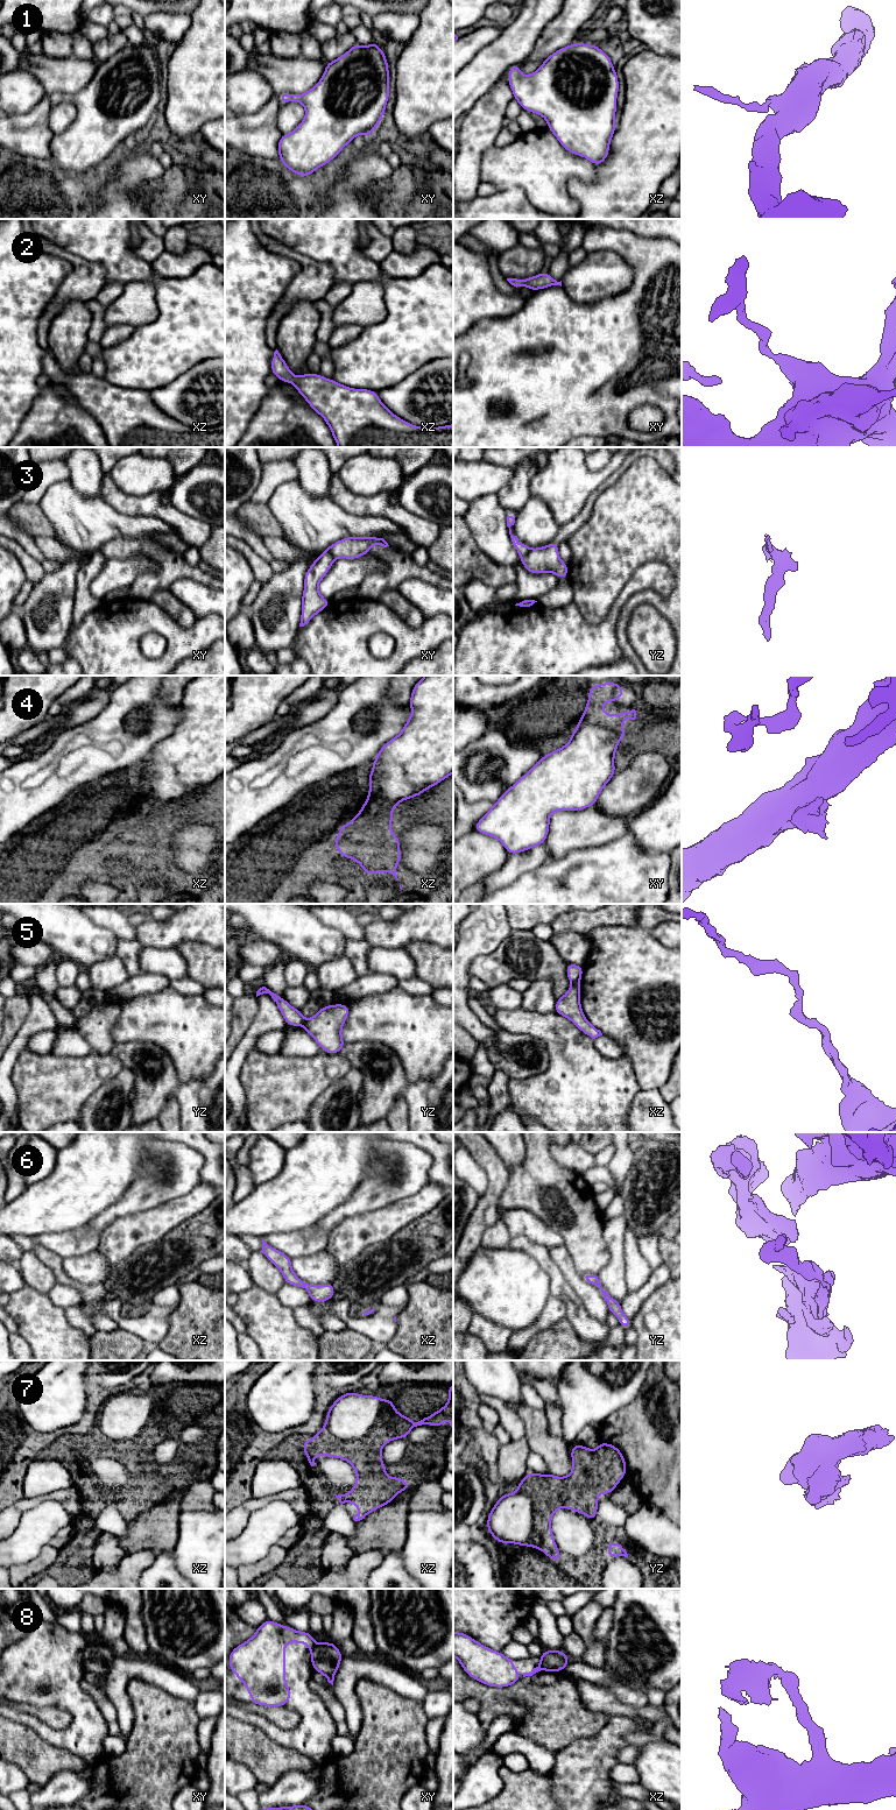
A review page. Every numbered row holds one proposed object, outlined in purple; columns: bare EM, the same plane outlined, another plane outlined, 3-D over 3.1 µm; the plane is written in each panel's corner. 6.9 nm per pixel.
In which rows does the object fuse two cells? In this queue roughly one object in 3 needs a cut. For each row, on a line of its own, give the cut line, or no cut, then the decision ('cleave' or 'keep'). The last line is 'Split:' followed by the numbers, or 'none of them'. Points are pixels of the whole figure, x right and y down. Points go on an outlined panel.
1: no cut | keep
2: no cut | keep
3: yz (530, 550), (521, 559) | cleave
4: xz (394, 806), (385, 808), (372, 824), (355, 826), (351, 821) | cleave
5: yz (305, 1019), (302, 1025) | cleave
6: no cut | keep
7: xz (383, 1400), (380, 1416), (359, 1439), (338, 1440), (324, 1427) | cleave
8: xy (317, 1644), (311, 1653) | cleave
Split: 3, 4, 5, 7, 8

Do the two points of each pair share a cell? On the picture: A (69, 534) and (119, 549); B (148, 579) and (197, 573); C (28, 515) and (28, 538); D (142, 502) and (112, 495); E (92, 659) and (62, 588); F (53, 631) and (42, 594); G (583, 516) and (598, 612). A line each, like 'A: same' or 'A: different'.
A: different
B: same
C: different
D: same
E: different
F: same
G: different

